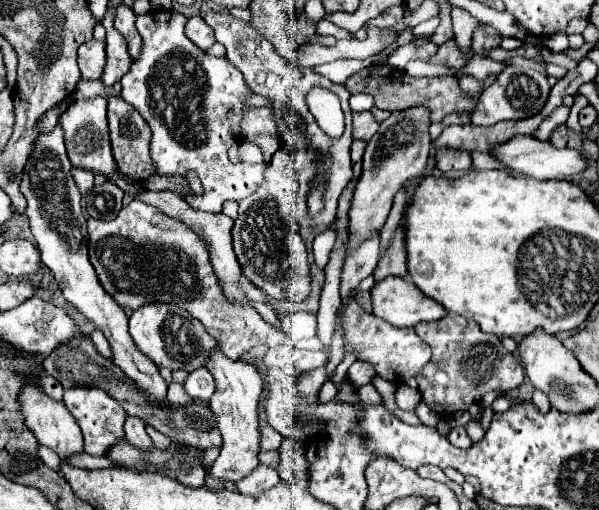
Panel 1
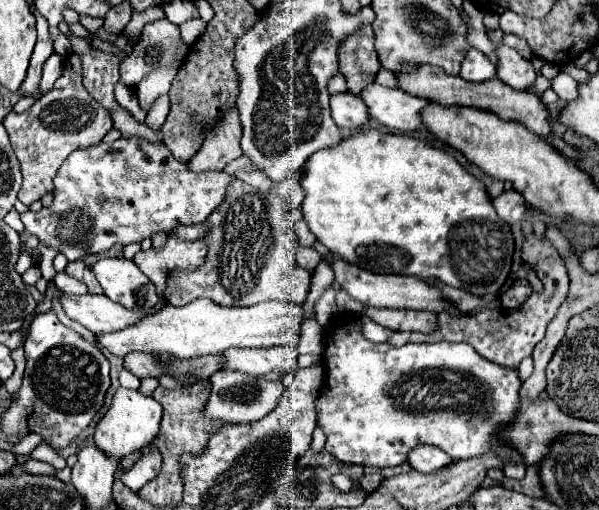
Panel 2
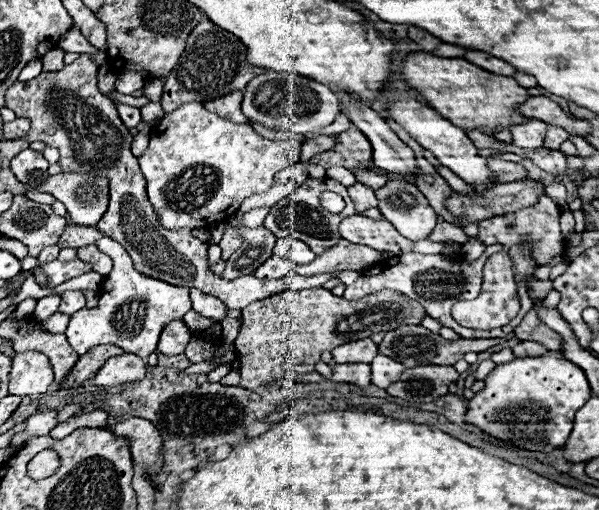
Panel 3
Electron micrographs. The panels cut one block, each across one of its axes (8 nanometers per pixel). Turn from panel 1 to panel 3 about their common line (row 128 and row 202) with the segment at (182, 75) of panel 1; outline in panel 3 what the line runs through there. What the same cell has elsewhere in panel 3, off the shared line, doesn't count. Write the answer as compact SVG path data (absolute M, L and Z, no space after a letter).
M188 102L174 112L166 114L150 132L150 144L142 156L138 156L140 170L146 178L148 198L158 214L158 220L168 230L180 228L212 228L216 222L228 220L242 204L244 198L252 194L266 192L276 172L300 160L298 140L268 140L254 132L246 124L234 124L214 112L208 112L200 102Z

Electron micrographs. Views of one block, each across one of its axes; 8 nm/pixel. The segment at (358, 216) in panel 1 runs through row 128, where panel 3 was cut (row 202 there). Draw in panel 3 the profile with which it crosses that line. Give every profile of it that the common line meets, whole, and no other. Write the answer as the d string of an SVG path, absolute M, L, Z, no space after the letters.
M388 180L376 190L378 208L404 238L426 240L436 226L436 214L414 182Z

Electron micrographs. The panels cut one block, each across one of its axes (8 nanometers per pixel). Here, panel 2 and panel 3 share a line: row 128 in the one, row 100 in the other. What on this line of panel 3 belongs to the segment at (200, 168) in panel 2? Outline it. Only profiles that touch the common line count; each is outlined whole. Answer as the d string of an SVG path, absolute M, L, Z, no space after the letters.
M234 90L222 98L206 102L204 106L210 112L216 112L218 116L228 116L232 122L246 122L248 118L240 112L240 104L242 104L242 90Z

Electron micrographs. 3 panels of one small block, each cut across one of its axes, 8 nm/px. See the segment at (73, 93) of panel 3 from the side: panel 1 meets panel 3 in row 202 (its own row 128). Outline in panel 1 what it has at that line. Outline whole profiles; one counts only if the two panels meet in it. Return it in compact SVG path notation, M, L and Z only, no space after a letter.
M109 96L107 117L112 154L120 174L128 176L134 182L144 182L146 178L156 174L156 164L152 164L152 158L150 158L152 134L150 134L148 122L140 116L140 112L136 112L136 108L132 108L130 104L126 104L126 100L121 96Z

